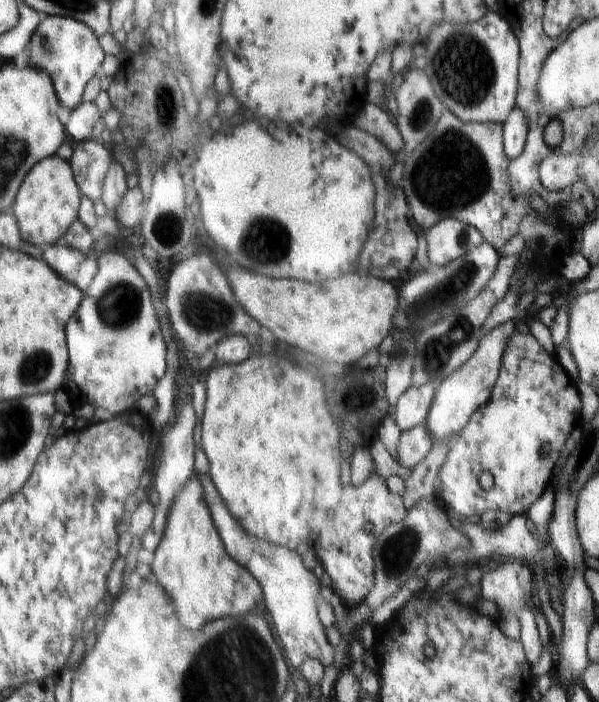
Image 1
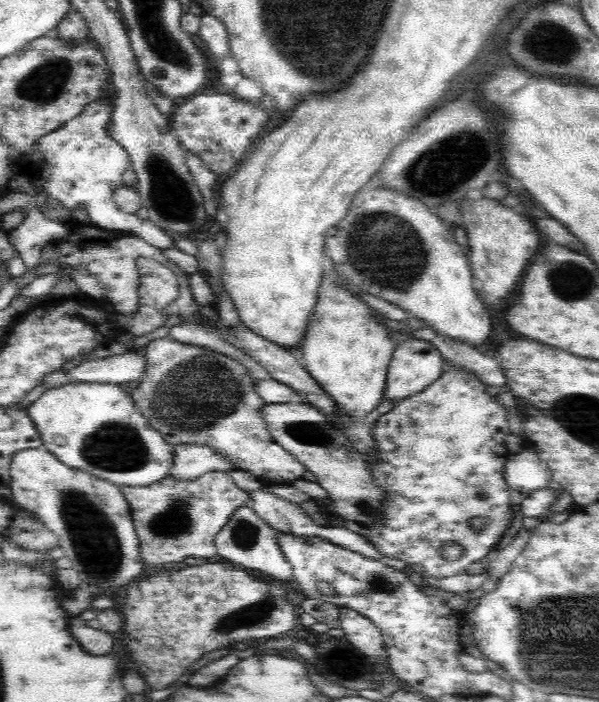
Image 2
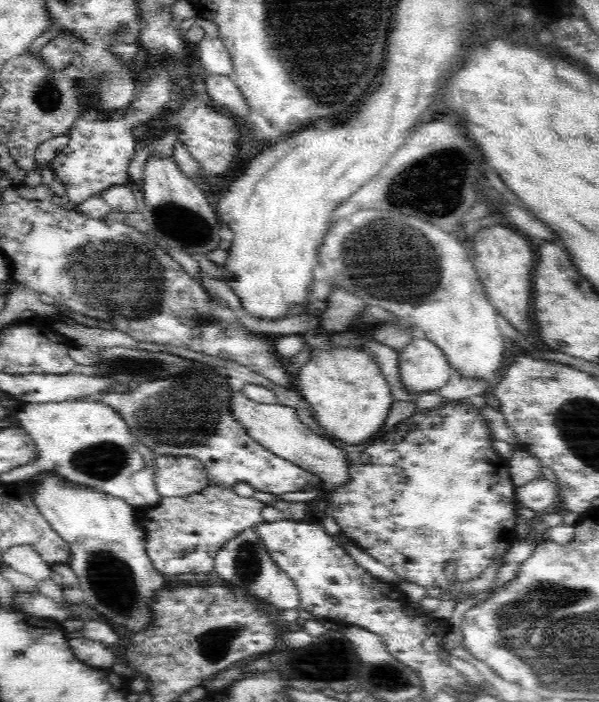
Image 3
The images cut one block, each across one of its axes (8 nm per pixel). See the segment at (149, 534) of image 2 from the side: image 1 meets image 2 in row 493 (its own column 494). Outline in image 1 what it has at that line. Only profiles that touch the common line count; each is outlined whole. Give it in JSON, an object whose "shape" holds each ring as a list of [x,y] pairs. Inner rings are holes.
{"shape":[[[444,108],[436,128],[428,134],[424,142],[420,142],[414,148],[404,163],[401,187],[404,189],[411,210],[410,217],[416,221],[423,232],[445,218],[460,220],[478,230],[485,241],[497,252],[509,239],[520,232],[520,222],[532,210],[524,197],[516,198],[516,194],[510,190],[508,166],[510,166],[510,158],[506,156],[504,146],[502,146],[501,124],[464,122]]]}

